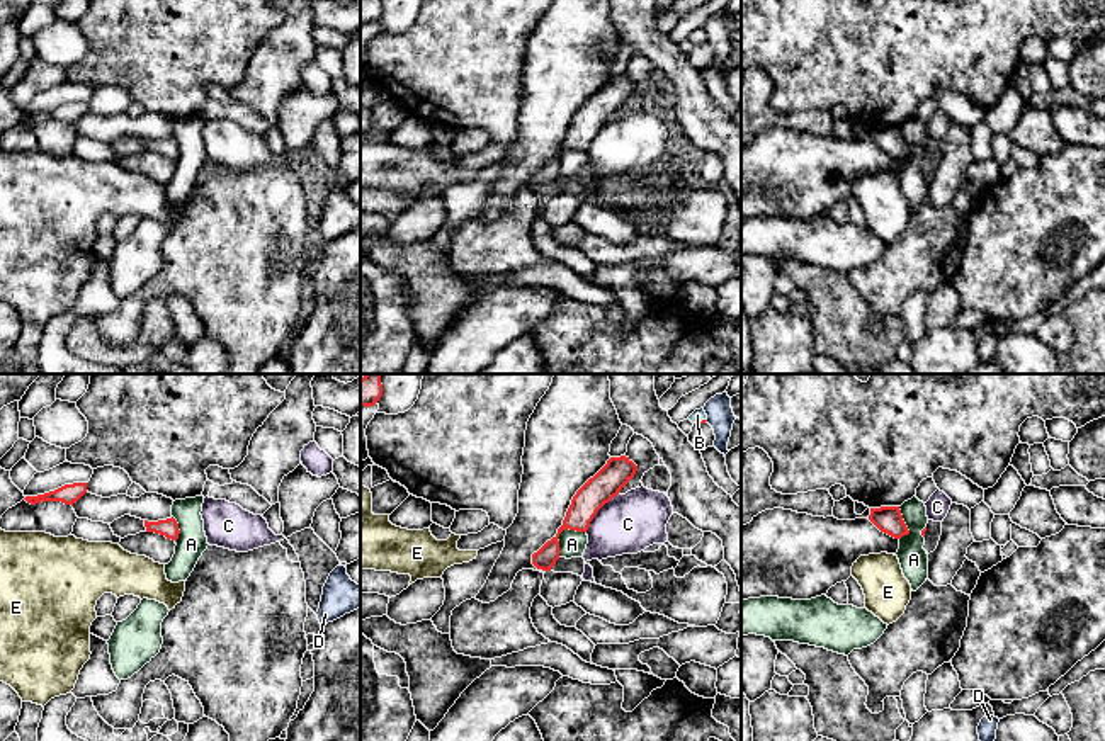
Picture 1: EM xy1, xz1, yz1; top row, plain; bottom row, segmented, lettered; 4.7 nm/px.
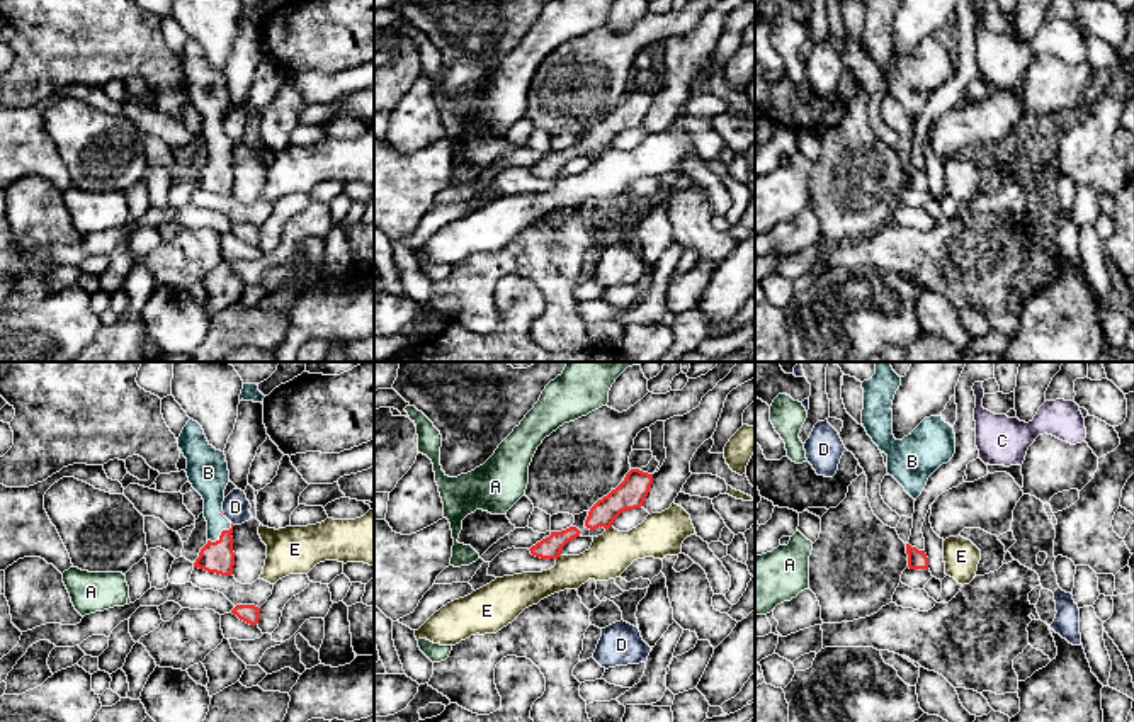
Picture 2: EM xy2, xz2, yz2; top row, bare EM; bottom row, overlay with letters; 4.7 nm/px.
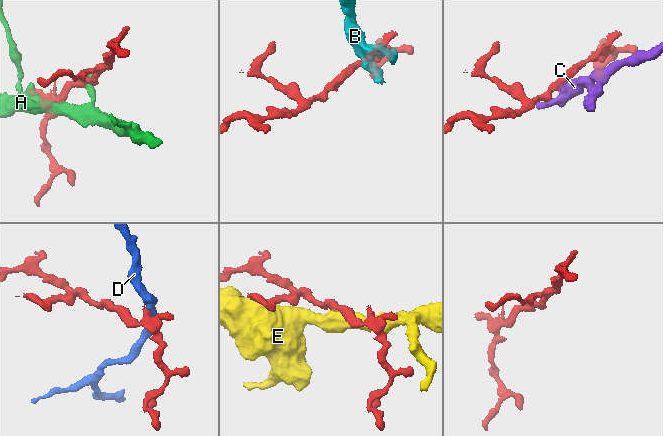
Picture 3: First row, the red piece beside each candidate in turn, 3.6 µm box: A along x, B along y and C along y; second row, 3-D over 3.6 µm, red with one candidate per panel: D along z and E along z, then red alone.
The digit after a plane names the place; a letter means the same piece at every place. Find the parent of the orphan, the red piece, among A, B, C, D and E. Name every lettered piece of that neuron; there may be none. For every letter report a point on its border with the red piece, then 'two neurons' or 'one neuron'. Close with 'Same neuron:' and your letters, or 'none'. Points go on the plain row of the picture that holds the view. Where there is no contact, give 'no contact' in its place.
A: contact xz1 (561, 150); two neurons
B: contact xy2 (221, 153); one neuron
C: contact xz1 (597, 130); two neurons
D: no contact; two neurons
E: contact xz2 (607, 146); two neurons
Same neuron: B

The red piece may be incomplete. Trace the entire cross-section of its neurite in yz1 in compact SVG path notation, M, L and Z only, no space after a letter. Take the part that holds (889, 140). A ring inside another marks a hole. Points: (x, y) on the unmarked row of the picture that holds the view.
M881 126L870 127L869 139L884 153L901 158L908 155L910 150L903 139L899 126Z

